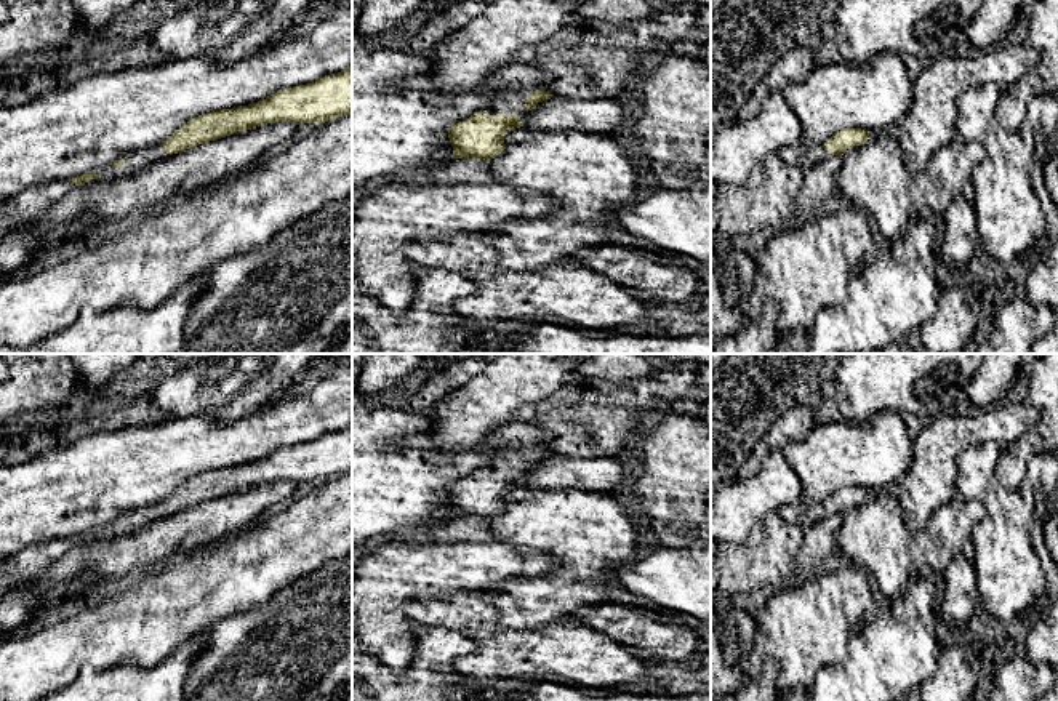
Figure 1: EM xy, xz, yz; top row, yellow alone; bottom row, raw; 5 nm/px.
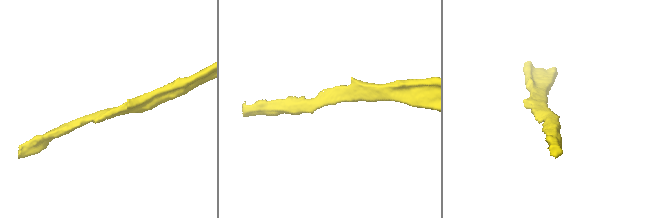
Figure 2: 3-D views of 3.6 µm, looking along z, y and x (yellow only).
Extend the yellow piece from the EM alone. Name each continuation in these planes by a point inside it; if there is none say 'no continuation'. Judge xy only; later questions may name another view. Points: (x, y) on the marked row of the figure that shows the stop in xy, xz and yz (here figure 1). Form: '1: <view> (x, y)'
1: xy (138, 160)

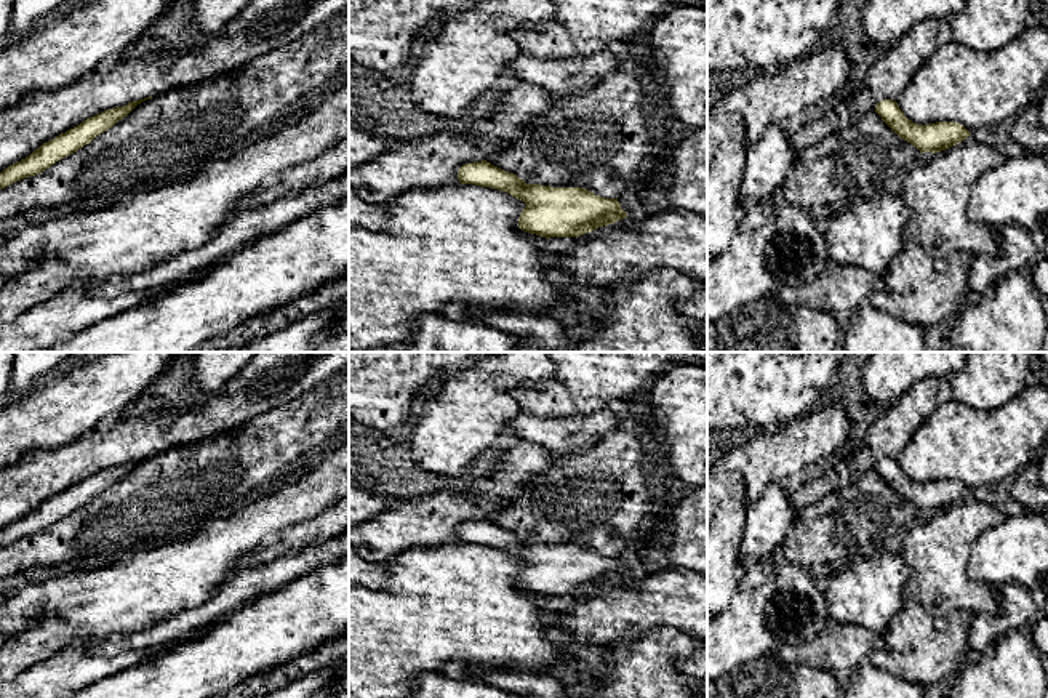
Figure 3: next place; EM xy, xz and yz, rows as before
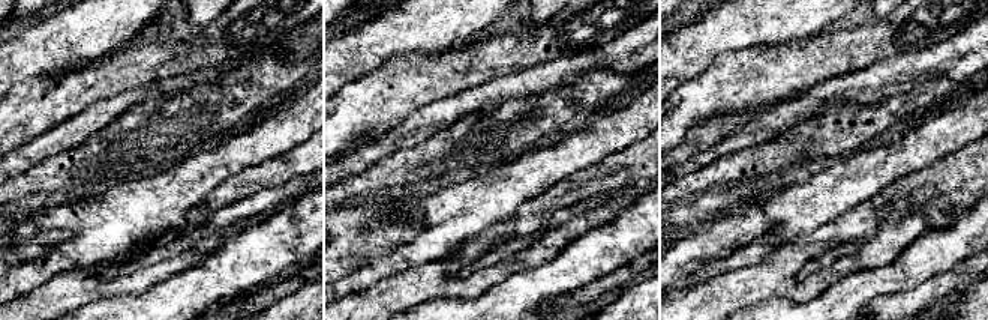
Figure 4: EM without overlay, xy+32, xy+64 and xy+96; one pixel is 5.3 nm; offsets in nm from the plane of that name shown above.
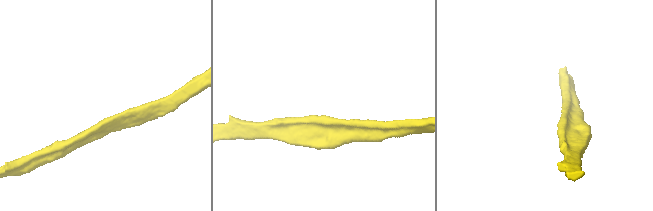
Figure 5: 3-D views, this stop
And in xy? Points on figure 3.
no continuation

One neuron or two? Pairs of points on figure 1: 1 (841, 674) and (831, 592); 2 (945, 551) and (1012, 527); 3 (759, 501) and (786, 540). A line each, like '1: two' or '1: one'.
1: two
2: two
3: two

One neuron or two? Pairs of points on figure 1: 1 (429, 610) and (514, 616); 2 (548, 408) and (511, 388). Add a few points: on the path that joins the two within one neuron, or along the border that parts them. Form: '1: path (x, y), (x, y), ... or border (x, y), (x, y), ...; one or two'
1: border (480, 594), (504, 626), (535, 629); two
2: border (569, 381), (548, 397), (524, 405), (512, 420); two

